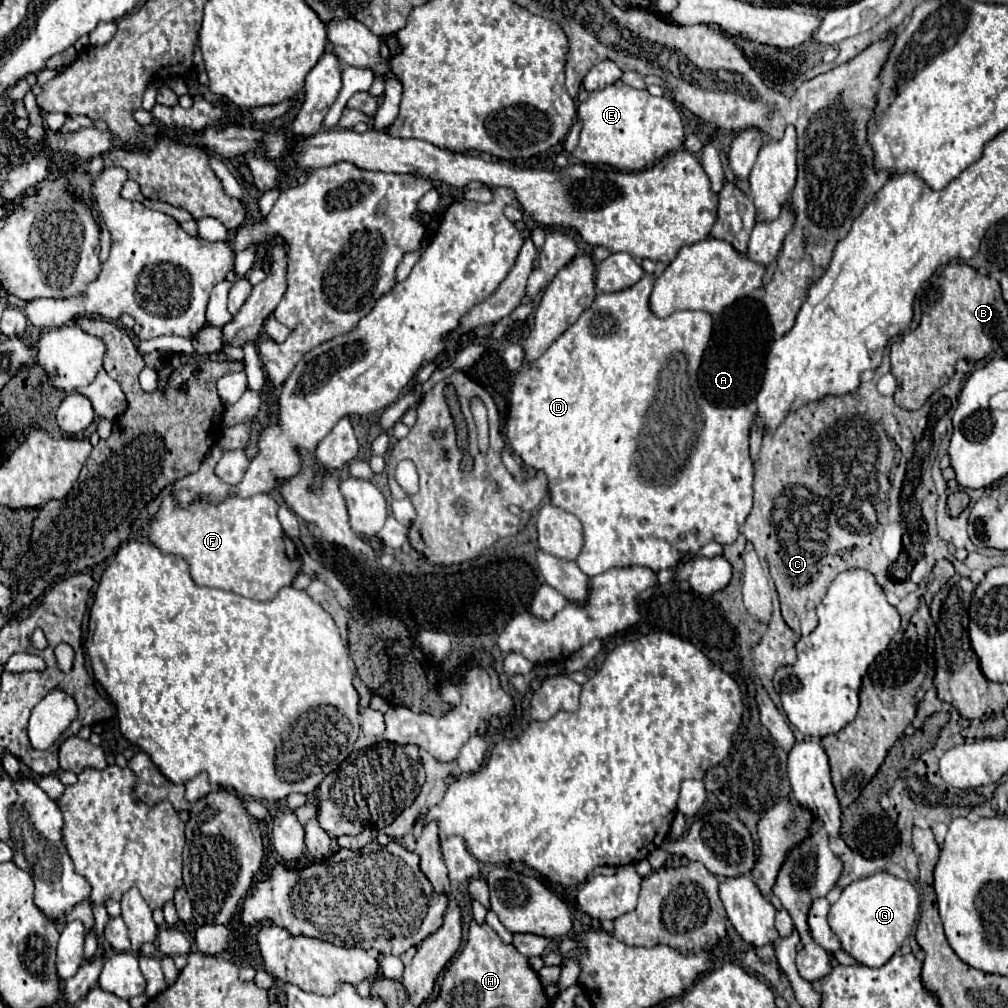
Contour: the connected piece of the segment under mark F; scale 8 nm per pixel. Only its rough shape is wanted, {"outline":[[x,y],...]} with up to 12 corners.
{"outline":[[266,493],[178,508],[150,542],[198,586],[272,600],[302,564]]}

